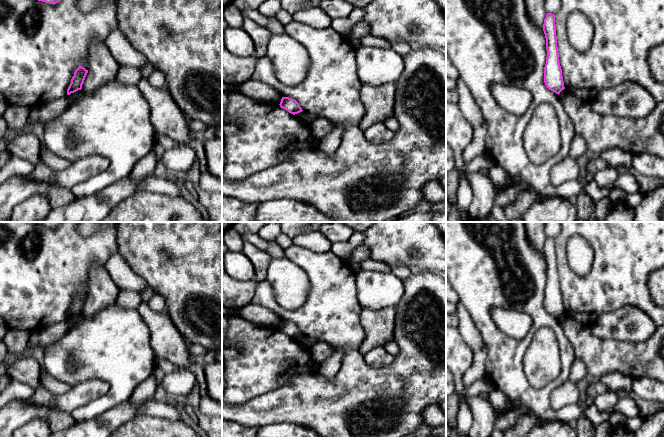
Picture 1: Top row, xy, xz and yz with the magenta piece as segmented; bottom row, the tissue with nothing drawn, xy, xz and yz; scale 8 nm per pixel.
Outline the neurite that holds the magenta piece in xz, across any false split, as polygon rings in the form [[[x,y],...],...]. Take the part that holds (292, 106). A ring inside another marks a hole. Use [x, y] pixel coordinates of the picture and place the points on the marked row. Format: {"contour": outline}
{"contour": [[[282,97],[279,105],[281,108],[287,110],[289,113],[293,115],[303,111],[299,103],[296,100],[289,97]]]}

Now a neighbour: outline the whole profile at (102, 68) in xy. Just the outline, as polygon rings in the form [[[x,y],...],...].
[[[93,40],[87,58],[88,73],[82,85],[84,92],[92,92],[116,78],[120,65],[111,55],[105,41]]]

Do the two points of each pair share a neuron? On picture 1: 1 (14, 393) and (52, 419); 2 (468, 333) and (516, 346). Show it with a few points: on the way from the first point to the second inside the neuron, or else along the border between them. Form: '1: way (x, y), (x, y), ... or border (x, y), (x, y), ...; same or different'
1: border (26, 400), (12, 399), (10, 401); different
2: border (471, 316), (484, 343), (486, 360); different

